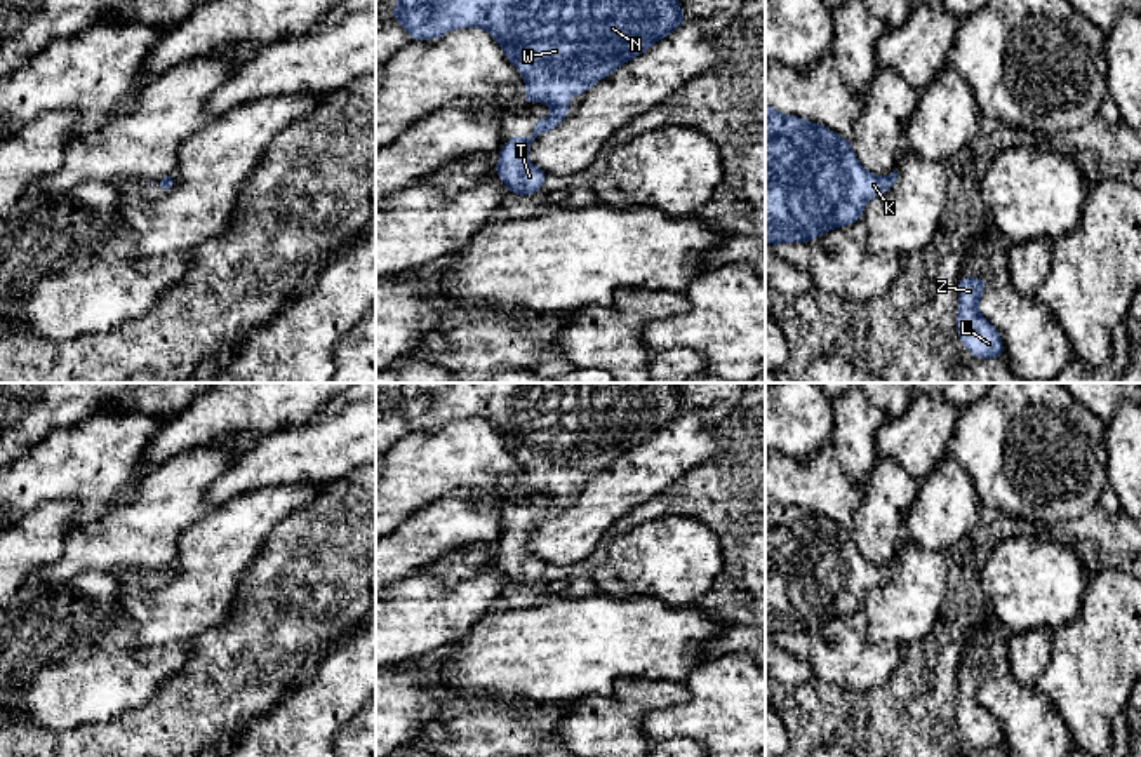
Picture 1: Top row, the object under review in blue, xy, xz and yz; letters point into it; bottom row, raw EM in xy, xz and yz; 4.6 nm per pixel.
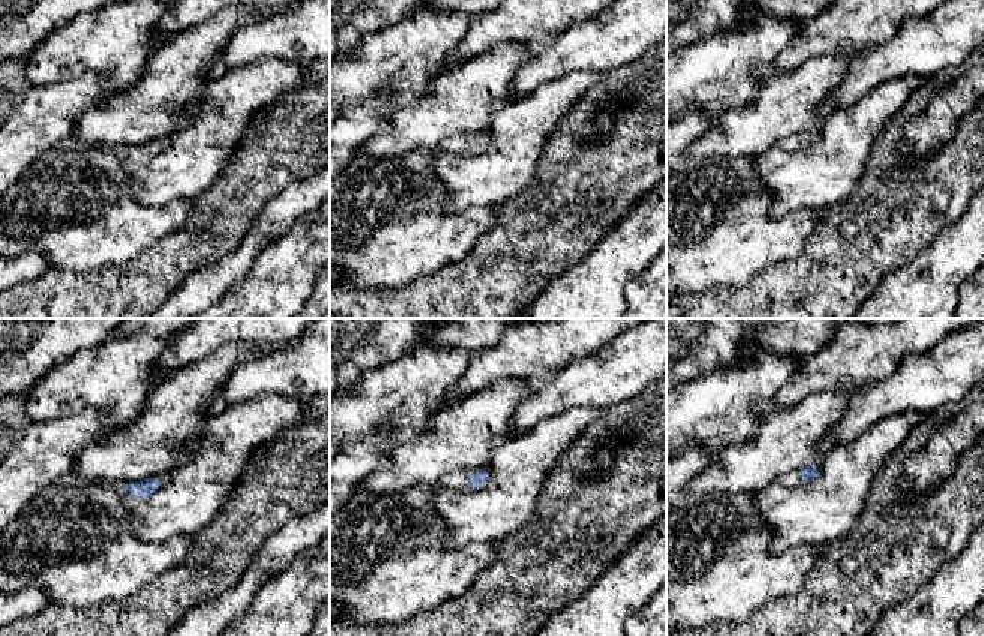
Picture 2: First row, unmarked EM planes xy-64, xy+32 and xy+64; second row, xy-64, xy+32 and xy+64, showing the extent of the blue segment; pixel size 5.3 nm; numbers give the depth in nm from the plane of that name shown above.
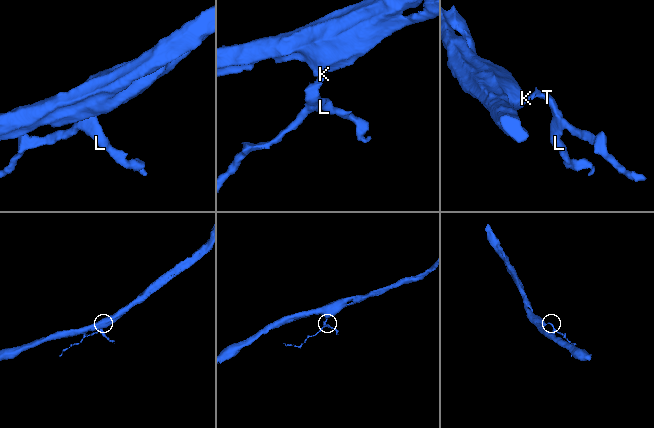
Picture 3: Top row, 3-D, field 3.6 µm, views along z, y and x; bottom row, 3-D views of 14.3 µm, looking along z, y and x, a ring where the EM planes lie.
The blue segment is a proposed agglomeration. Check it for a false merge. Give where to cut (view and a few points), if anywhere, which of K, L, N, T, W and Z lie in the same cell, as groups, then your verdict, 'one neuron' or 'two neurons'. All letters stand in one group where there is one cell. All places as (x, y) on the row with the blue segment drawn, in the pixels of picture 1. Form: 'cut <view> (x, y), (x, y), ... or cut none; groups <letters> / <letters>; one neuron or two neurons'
cut none; groups K L N T W Z; one neuron

